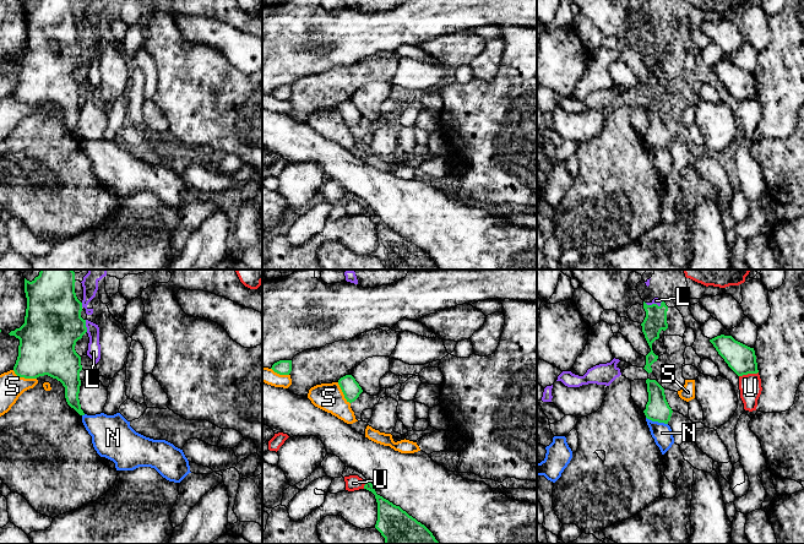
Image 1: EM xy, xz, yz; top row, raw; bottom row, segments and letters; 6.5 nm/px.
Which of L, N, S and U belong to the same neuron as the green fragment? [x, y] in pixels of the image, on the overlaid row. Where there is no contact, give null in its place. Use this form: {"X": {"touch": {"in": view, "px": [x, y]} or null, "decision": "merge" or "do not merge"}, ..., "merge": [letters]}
{"L": {"touch": {"in": "xy", "px": [85, 326]}, "decision": "do not merge"}, "N": {"touch": {"in": "yz", "px": [657, 420]}, "decision": "do not merge"}, "S": {"touch": {"in": "xy", "px": [25, 377]}, "decision": "do not merge"}, "U": {"touch": {"in": "yz", "px": [748, 373]}, "decision": "do not merge"}, "merge": []}

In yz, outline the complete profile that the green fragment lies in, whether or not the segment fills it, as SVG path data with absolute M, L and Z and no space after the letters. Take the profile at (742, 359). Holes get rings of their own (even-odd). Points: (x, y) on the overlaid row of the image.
M724 334L712 338L710 342L738 376L759 372L754 348Z

